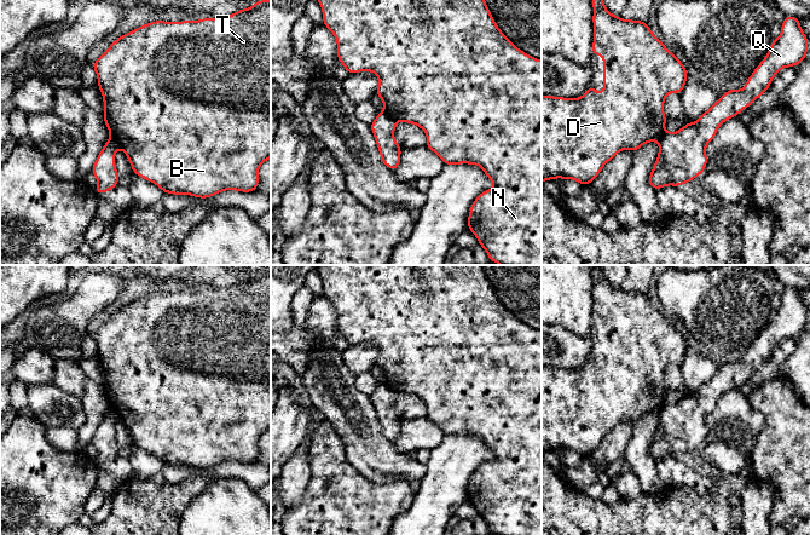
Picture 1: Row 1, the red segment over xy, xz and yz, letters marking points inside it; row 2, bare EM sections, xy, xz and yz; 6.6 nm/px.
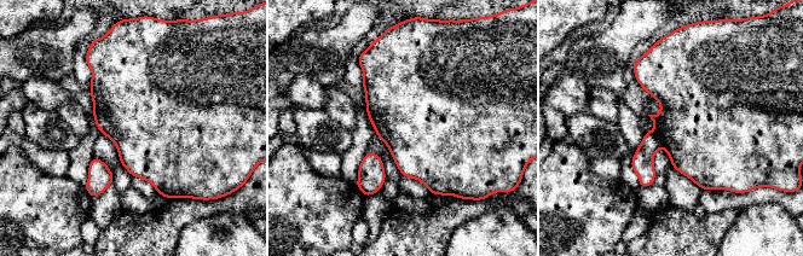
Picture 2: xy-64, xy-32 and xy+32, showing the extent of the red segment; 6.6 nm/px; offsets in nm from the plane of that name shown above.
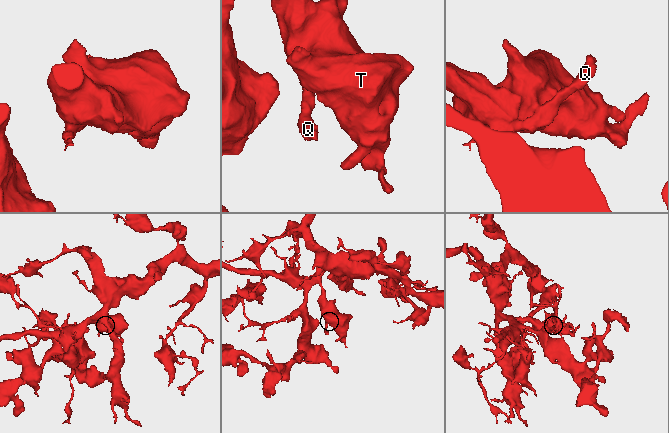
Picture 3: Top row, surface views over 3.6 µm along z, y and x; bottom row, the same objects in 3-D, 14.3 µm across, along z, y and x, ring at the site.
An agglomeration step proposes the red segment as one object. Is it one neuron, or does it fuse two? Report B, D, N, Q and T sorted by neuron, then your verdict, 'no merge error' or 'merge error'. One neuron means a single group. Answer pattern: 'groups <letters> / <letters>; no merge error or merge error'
groups B D N T / Q; merge error

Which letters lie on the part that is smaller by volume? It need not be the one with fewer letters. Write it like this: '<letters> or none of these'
Q

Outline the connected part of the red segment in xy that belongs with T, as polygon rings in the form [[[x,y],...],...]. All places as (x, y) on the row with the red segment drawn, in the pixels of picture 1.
[[[271,0],[255,1],[251,7],[242,8],[227,17],[201,18],[199,21],[181,22],[155,21],[147,24],[143,24],[139,28],[121,35],[116,41],[111,42],[109,48],[94,62],[93,69],[98,77],[97,85],[103,96],[104,122],[110,132],[110,136],[117,142],[120,149],[123,150],[128,157],[133,173],[154,183],[163,192],[173,195],[184,194],[199,199],[208,199],[226,190],[236,190],[242,192],[256,191],[259,184],[259,168],[266,160],[271,159]]]

